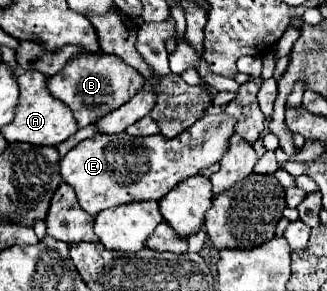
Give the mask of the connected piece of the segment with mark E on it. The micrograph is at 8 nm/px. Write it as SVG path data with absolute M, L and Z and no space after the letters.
M225 113L203 115L195 125L173 139L161 135L129 137L127 133L99 133L77 143L61 159L61 177L75 189L79 205L89 215L97 215L103 209L123 203L147 199L159 201L179 181L197 175L201 169L211 167L219 157L223 157L229 137L233 135L233 123L233 117Z

